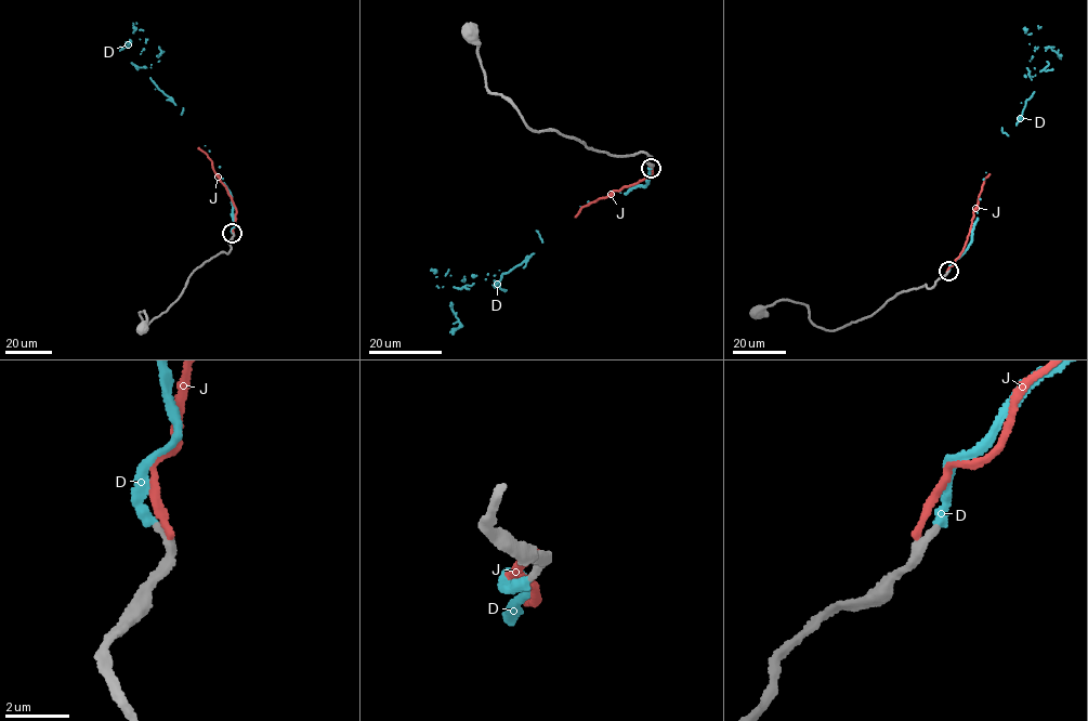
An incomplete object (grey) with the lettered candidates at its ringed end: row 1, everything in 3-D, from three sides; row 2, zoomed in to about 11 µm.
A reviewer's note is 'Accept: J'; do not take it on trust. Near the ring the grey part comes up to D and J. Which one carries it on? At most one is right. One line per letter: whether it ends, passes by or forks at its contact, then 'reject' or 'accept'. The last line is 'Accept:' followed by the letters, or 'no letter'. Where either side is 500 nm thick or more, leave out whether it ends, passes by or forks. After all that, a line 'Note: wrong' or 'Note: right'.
D: it ends there; accept
J: it ends there; reject
Accept: D
Note: wrong

